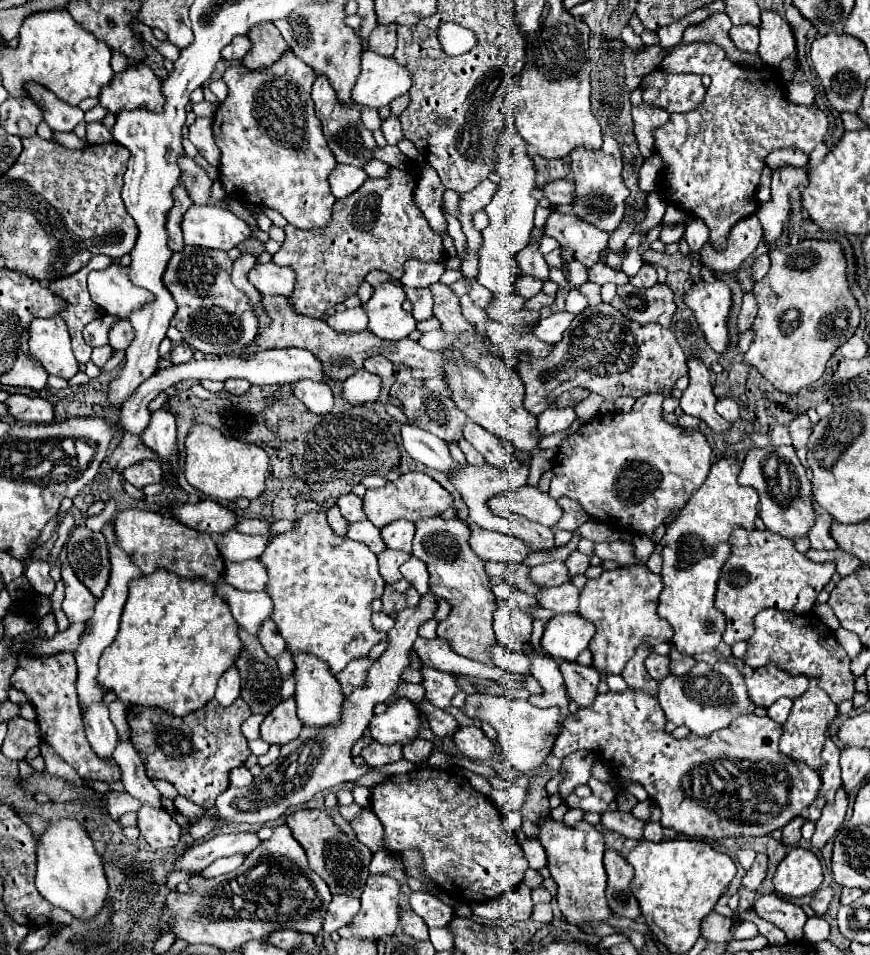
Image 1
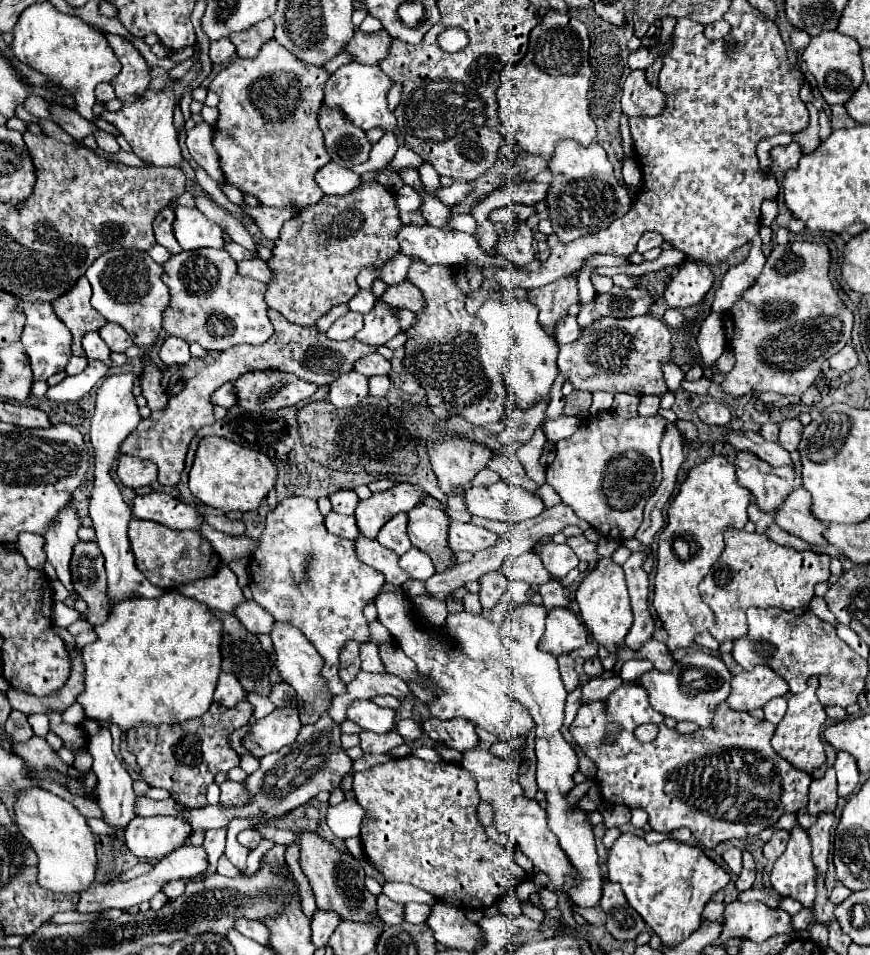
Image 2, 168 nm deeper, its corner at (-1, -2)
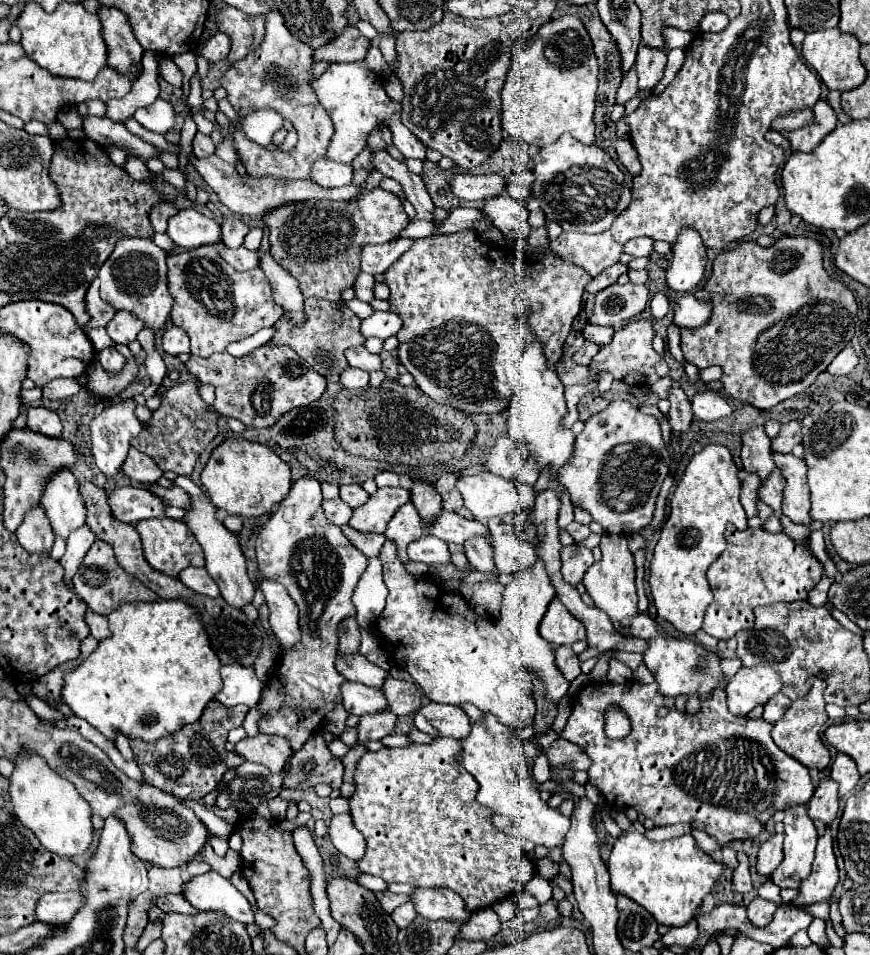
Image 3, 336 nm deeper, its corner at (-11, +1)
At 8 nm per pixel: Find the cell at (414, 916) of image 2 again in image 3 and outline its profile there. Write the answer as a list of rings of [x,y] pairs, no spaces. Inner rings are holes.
[[[407,902],[407,904],[399,906],[399,908],[395,910],[395,914],[391,914],[391,918],[395,920],[395,924],[397,924],[399,928],[409,926],[417,916],[419,916],[419,914],[417,914],[417,910],[411,906],[411,902]]]

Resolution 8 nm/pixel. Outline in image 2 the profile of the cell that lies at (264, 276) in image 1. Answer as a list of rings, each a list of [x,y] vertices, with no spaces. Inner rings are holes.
[[[259,257],[245,259],[245,261],[237,263],[237,273],[251,277],[251,279],[257,279],[257,281],[265,281],[265,283],[269,283],[273,279],[271,269],[267,269],[267,263],[261,261]]]

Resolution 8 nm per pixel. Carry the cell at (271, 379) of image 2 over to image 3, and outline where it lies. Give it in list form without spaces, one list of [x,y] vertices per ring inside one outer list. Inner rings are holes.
[[[263,344],[243,358],[233,358],[227,352],[211,354],[209,358],[191,356],[187,362],[189,372],[203,384],[211,384],[217,390],[213,408],[219,414],[233,416],[245,426],[273,426],[279,416],[291,408],[307,406],[325,392],[325,378],[319,376],[303,358],[299,358],[289,346]]]

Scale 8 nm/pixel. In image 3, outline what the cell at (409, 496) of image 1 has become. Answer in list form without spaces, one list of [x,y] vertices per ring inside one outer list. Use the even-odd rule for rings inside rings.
[[[379,488],[361,508],[353,510],[349,526],[359,532],[385,532],[395,510],[409,500],[411,494],[405,488]]]

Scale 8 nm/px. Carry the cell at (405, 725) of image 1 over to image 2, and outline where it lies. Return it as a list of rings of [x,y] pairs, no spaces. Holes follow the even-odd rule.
[[[371,699],[353,701],[347,709],[347,719],[355,721],[361,729],[375,731],[375,733],[387,733],[393,729],[395,711],[375,705]]]

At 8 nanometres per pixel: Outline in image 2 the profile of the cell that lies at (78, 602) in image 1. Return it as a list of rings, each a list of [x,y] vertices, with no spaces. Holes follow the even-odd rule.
[[[65,505],[45,531],[47,561],[55,567],[57,579],[71,591],[71,599],[75,599],[77,595],[73,593],[73,585],[71,585],[69,559],[71,559],[75,543],[79,541],[77,539],[79,525],[81,525],[81,521],[79,521],[77,511],[71,505]]]

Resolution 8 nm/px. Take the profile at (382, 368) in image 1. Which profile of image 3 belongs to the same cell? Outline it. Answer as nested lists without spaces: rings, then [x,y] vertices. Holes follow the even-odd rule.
[[[357,346],[357,348],[349,348],[347,350],[347,362],[349,366],[373,372],[373,370],[381,370],[383,368],[383,360],[379,354],[371,354],[365,346]]]

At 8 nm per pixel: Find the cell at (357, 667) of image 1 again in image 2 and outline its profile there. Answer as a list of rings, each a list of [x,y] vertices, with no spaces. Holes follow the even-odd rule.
[[[347,641],[345,647],[339,651],[339,677],[347,685],[353,681],[357,671],[361,669],[361,659],[359,659],[359,641]]]

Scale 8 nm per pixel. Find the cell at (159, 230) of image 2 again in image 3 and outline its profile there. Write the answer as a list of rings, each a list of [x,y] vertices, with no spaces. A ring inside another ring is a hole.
[[[159,202],[159,204],[155,204],[153,210],[151,210],[151,224],[153,224],[153,228],[157,232],[163,232],[165,234],[167,222],[175,214],[177,214],[177,208],[171,202]]]

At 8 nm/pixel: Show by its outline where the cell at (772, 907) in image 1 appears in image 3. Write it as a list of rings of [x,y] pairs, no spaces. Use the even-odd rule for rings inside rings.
[[[753,898],[747,906],[747,916],[753,926],[767,926],[771,924],[773,916],[777,912],[777,904],[763,900],[763,898]]]

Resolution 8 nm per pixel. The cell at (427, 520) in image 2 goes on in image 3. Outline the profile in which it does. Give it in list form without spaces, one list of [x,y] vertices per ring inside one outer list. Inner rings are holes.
[[[417,480],[413,484],[411,502],[415,504],[423,522],[431,522],[431,518],[435,518],[433,514],[439,514],[443,510],[443,502],[439,502],[439,492],[433,488],[433,484],[427,482]]]

